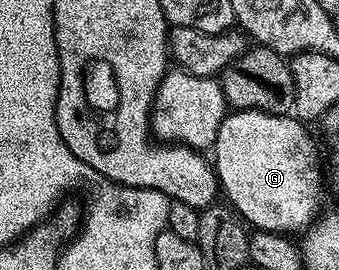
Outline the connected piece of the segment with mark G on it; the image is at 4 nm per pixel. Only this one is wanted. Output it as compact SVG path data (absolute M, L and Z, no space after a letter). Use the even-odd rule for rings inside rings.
M258 110L226 113L219 136L211 147L217 181L223 194L229 197L228 205L254 231L266 230L268 234L293 236L296 230L301 232L312 226L318 217L317 209L321 206L321 162L317 159L317 146L305 130L308 130L306 123L289 114L268 114Z

